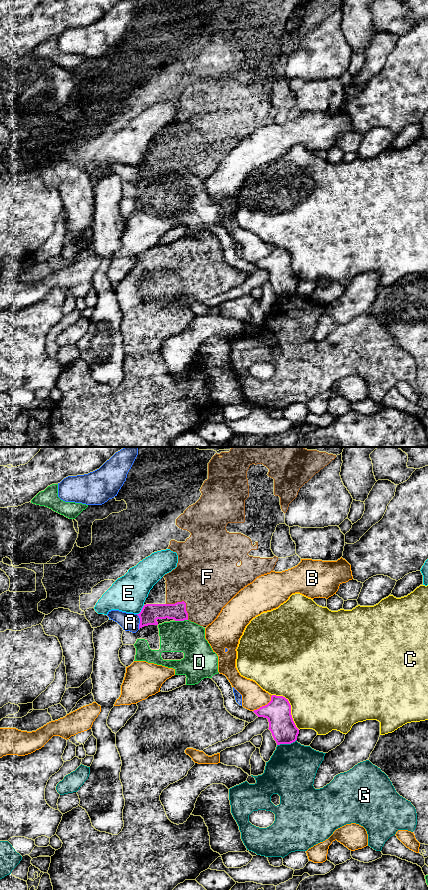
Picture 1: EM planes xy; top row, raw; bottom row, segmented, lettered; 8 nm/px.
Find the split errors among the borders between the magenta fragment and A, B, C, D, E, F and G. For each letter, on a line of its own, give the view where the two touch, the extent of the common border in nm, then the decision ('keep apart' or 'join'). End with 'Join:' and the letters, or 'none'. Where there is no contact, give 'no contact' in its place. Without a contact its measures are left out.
A: meets magenta in xy; contact 120 nm long; keep apart
B: meets magenta in xy; contact 200 nm long; keep apart
C: meets magenta in xy; contact 360 nm long; keep apart
D: meets magenta in xy; contact 110 nm long; keep apart
E: meets magenta in xy; contact 100 nm long; keep apart
F: meets magenta in xy; contact 220 nm long; join
G: meets magenta in xy; contact 170 nm long; keep apart
Join: F

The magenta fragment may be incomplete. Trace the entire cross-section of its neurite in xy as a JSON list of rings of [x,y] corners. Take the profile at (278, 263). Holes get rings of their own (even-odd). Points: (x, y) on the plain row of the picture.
[[[271,248],[271,253],[253,263],[258,269],[268,271],[269,282],[277,297],[291,296],[297,292],[299,281],[296,279],[292,267],[291,257],[283,248]]]

